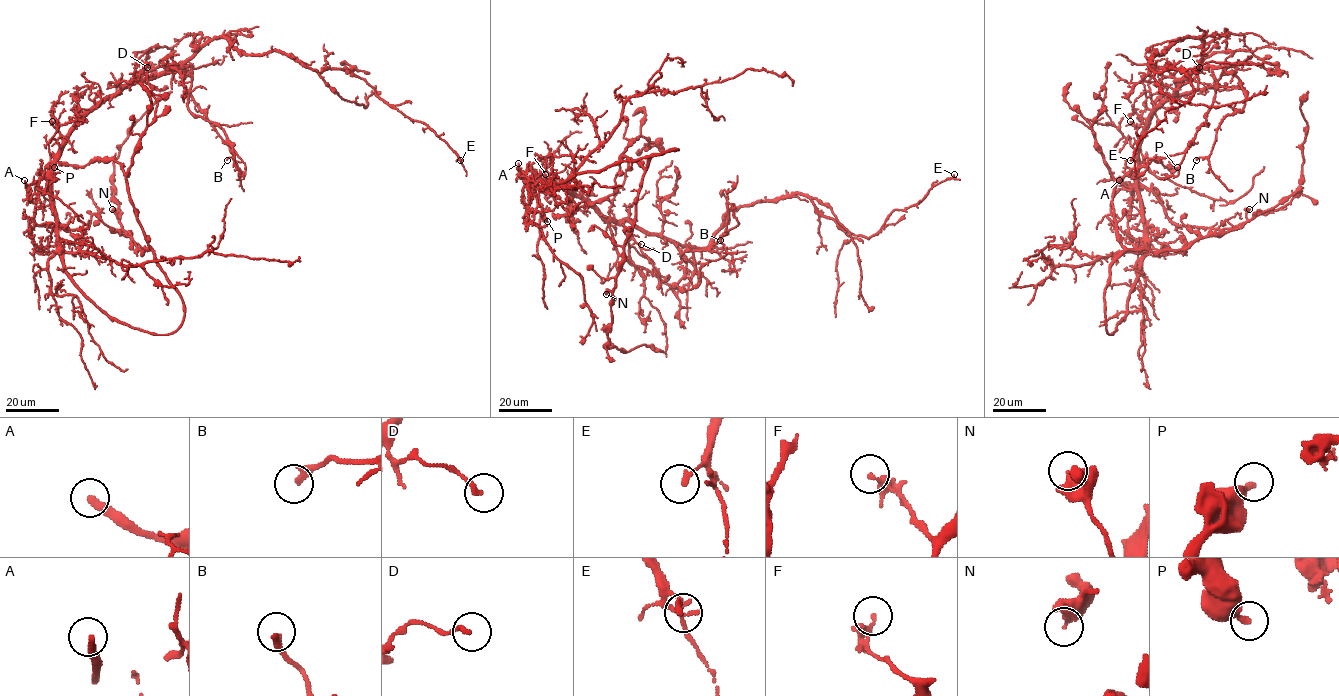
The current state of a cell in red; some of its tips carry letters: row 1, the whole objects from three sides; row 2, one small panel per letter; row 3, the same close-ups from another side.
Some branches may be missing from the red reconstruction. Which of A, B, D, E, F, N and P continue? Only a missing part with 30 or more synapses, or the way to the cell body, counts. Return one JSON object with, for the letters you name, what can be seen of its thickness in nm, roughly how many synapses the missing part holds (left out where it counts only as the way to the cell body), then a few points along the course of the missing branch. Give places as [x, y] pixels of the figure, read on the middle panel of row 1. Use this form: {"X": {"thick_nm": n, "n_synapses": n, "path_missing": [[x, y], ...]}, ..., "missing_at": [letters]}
{"A": {"thick_nm": 300}, "missing_at": ["A"]}

